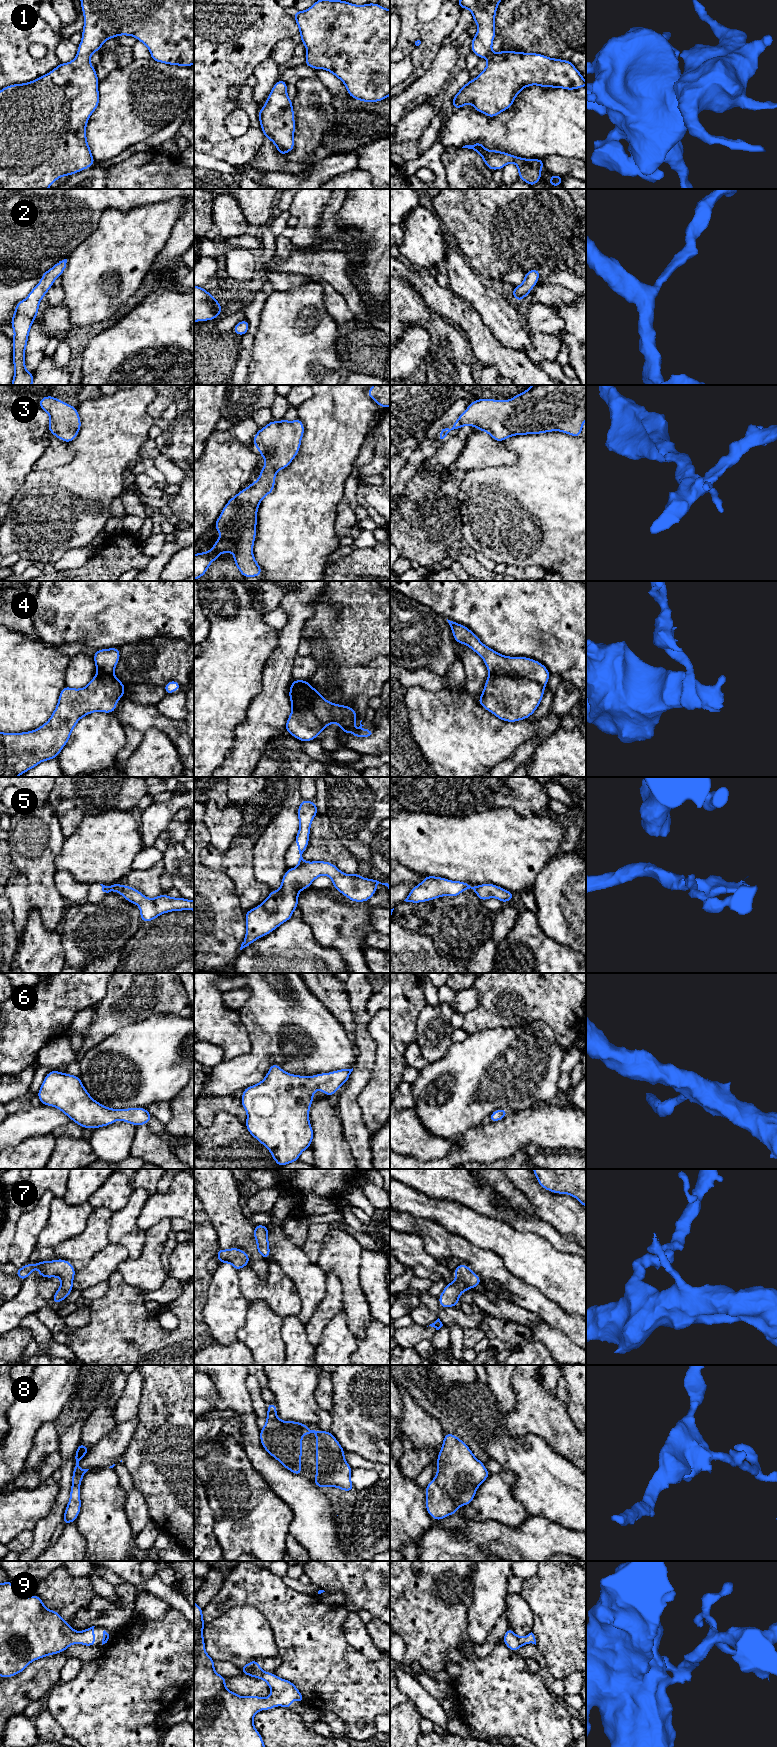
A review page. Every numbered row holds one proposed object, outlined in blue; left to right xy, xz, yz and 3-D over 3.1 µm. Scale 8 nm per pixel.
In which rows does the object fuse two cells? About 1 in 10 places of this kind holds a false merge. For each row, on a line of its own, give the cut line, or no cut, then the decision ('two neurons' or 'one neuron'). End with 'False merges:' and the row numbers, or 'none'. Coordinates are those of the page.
1: no cut; one neuron
2: no cut; one neuron
3: no cut; one neuron
4: cut in yz along (489, 673), (505, 673), (527, 677), (535, 680), (543, 687); two neurons
5: cut in yz along (474, 886), (475, 890); two neurons
6: no cut; one neuron
7: no cut; one neuron
8: no cut; one neuron
9: no cut; one neuron
False merges: 4, 5

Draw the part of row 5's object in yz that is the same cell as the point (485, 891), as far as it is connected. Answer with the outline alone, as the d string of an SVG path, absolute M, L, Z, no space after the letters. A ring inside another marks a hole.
M484 883L482 885L475 886L475 893L480 901L485 901L491 897L494 897L503 903L507 903L515 896L514 893L507 891L492 883Z

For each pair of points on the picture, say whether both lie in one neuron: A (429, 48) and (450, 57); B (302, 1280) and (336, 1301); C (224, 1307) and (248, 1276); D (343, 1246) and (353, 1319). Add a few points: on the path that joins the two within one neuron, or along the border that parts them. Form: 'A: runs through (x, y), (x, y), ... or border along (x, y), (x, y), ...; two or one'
A: border along (442, 46), (431, 66), (425, 72); two
B: border along (326, 1275), (325, 1294), (311, 1314); two
C: border along (237, 1271), (240, 1292), (249, 1304); two
D: runs through (346, 1264), (353, 1301); one

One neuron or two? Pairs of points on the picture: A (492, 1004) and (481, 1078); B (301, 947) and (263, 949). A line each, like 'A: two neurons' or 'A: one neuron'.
A: two neurons
B: one neuron

